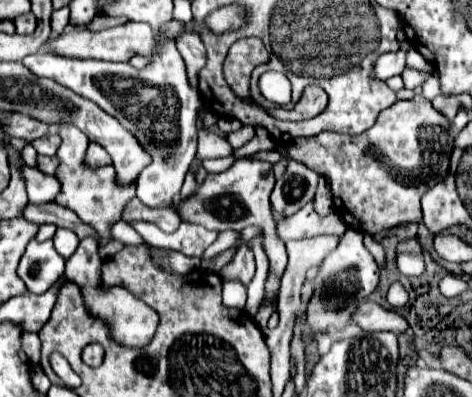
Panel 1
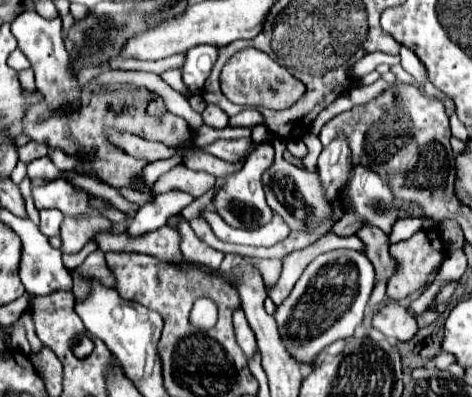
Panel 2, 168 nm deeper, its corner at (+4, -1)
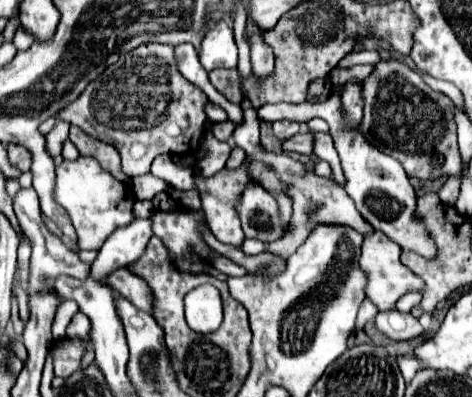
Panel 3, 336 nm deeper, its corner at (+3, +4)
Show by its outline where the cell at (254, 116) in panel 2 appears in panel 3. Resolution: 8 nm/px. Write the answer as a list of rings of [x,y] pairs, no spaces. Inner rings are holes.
[[[332,87],[330,97],[320,103],[274,103],[274,105],[264,105],[258,109],[258,117],[264,121],[278,121],[278,119],[288,119],[288,121],[298,121],[306,123],[312,117],[320,117],[330,125],[330,135],[334,139],[334,147],[340,155],[342,169],[346,175],[346,193],[356,201],[358,211],[362,217],[372,223],[376,231],[382,231],[388,235],[394,243],[398,243],[404,251],[416,251],[418,255],[426,259],[436,259],[438,249],[436,243],[432,241],[430,233],[426,231],[426,225],[416,217],[416,189],[410,185],[408,175],[400,161],[380,153],[374,145],[368,145],[364,141],[364,135],[360,133],[360,125],[348,129],[344,125],[344,113],[340,113],[340,87]]]

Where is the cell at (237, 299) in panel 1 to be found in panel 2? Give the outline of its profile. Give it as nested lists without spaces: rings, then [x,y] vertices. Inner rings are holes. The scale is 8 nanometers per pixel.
[[[235,310],[233,314],[233,324],[235,324],[235,330],[237,330],[237,340],[239,340],[239,346],[245,350],[245,354],[251,358],[257,350],[257,342],[255,342],[255,334],[249,330],[249,324],[245,320],[245,314],[243,310]]]

